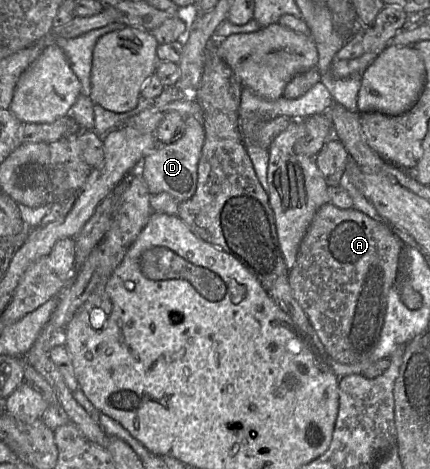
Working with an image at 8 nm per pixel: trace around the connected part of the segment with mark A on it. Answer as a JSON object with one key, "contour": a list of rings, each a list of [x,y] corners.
{"contour":[[[327,203],[322,205],[315,213],[300,244],[295,265],[288,273],[288,282],[295,299],[305,312],[310,324],[312,325],[319,337],[319,340],[325,350],[326,355],[330,359],[343,364],[360,363],[367,360],[371,353],[377,347],[386,312],[387,296],[390,289],[396,283],[398,283],[399,280],[401,252],[403,246],[403,242],[392,230],[392,227],[390,225],[388,225],[386,222],[373,220],[366,214],[353,208],[343,210],[335,207],[331,203]]]}

